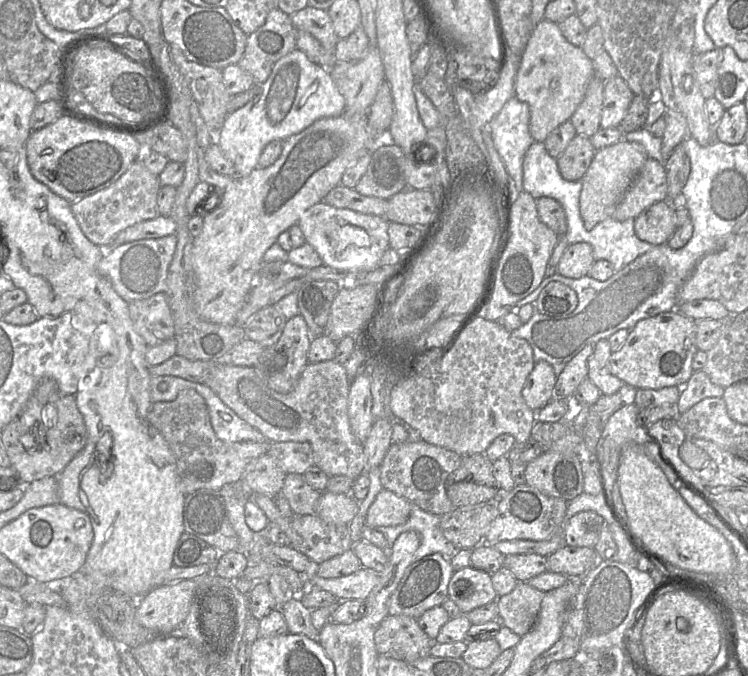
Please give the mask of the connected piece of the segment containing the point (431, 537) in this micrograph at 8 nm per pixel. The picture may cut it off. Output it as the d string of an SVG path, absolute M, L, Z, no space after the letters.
M412 504L409 518L405 523L397 526L379 526L375 529L382 532L388 542L388 548L383 549L384 551L389 551L392 548L392 545L401 533L412 530L420 535L420 546L413 555L413 562L434 553L439 553L450 559L455 554L456 548L445 538L440 528L440 519L440 516L428 513L416 504Z

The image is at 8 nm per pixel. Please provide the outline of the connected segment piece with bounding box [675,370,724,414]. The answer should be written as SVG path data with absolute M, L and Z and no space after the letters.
M693 371L686 384L681 388L676 402L678 414L682 414L705 398L722 397L724 388L713 384L702 371Z

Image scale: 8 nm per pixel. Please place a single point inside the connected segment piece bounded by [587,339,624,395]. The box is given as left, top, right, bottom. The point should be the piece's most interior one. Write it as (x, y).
(598, 373)

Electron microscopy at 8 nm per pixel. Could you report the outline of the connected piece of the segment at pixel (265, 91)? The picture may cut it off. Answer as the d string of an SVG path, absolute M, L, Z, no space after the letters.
M296 48L274 64L271 74L259 85L259 93L252 100L226 117L221 130L213 139L213 144L217 144L224 157L234 165L234 177L244 177L257 167L264 147L271 141L285 140L300 133L318 119L337 117L344 111L345 99L336 87L329 70L311 61L304 52Z

